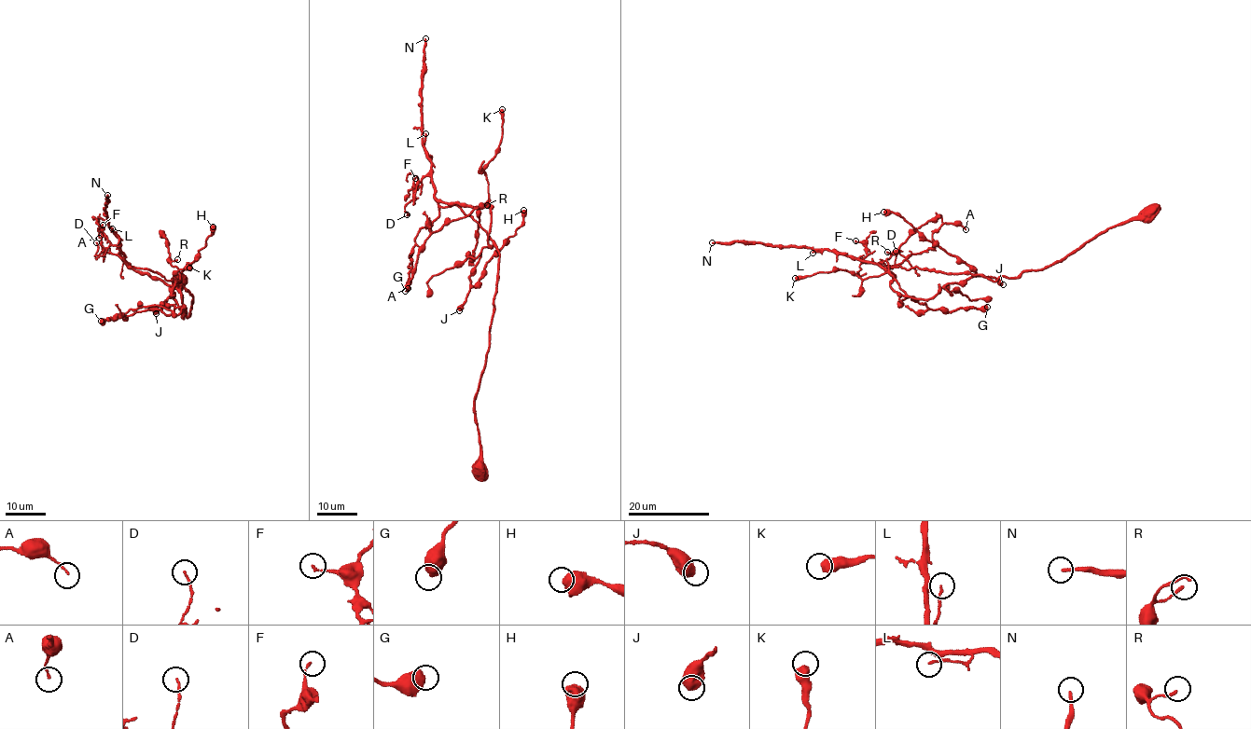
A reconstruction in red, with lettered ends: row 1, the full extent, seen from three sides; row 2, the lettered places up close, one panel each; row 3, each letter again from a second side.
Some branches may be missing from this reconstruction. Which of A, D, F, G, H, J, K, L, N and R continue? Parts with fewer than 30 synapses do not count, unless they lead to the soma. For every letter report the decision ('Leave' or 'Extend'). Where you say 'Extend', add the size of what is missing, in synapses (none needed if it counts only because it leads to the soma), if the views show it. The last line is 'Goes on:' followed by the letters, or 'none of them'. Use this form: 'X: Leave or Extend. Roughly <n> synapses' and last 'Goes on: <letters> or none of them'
A: Leave
D: Leave
F: Leave
G: Leave
H: Leave
J: Leave
K: Leave
L: Leave
N: Extend. Roughly 110 synapses
R: Leave
Goes on: N

